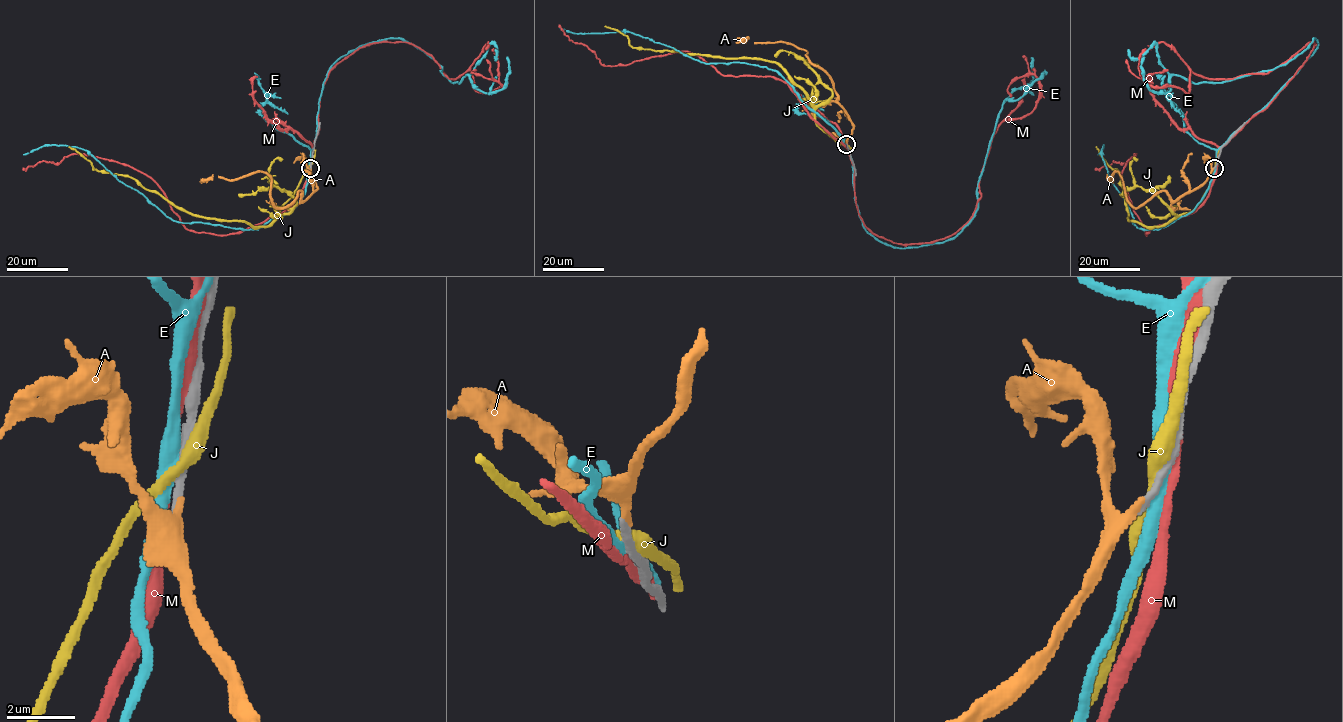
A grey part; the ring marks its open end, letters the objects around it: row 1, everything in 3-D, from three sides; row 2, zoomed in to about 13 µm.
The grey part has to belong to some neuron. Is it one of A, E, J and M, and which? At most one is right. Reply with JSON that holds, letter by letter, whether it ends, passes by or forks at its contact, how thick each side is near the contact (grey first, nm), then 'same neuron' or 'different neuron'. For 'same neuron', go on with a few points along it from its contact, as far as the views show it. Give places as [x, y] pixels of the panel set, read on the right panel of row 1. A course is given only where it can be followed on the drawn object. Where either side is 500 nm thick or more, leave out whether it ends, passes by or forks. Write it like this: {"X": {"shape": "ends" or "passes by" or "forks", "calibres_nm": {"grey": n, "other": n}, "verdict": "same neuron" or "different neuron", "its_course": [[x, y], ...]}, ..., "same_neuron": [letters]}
{"A": {"shape": "ends", "calibres_nm": {"grey": 240, "other": 280}, "verdict": "same neuron", "its_course": [[1214, 167], [1203, 183], [1173, 201], [1164, 191], [1136, 208], [1118, 171], [1112, 180], [1108, 176], [1113, 181]]}, "E": {"shape": "passes by", "calibres_nm": {"grey": 280, "other": 440}, "verdict": "different neuron"}, "J": {"shape": "passes by", "calibres_nm": {"grey": 280, "other": 400}, "verdict": "different neuron"}, "M": {"shape": "passes by", "calibres_nm": {"grey": 280, "other": 320}, "verdict": "different neuron"}, "same_neuron": ["A"]}

